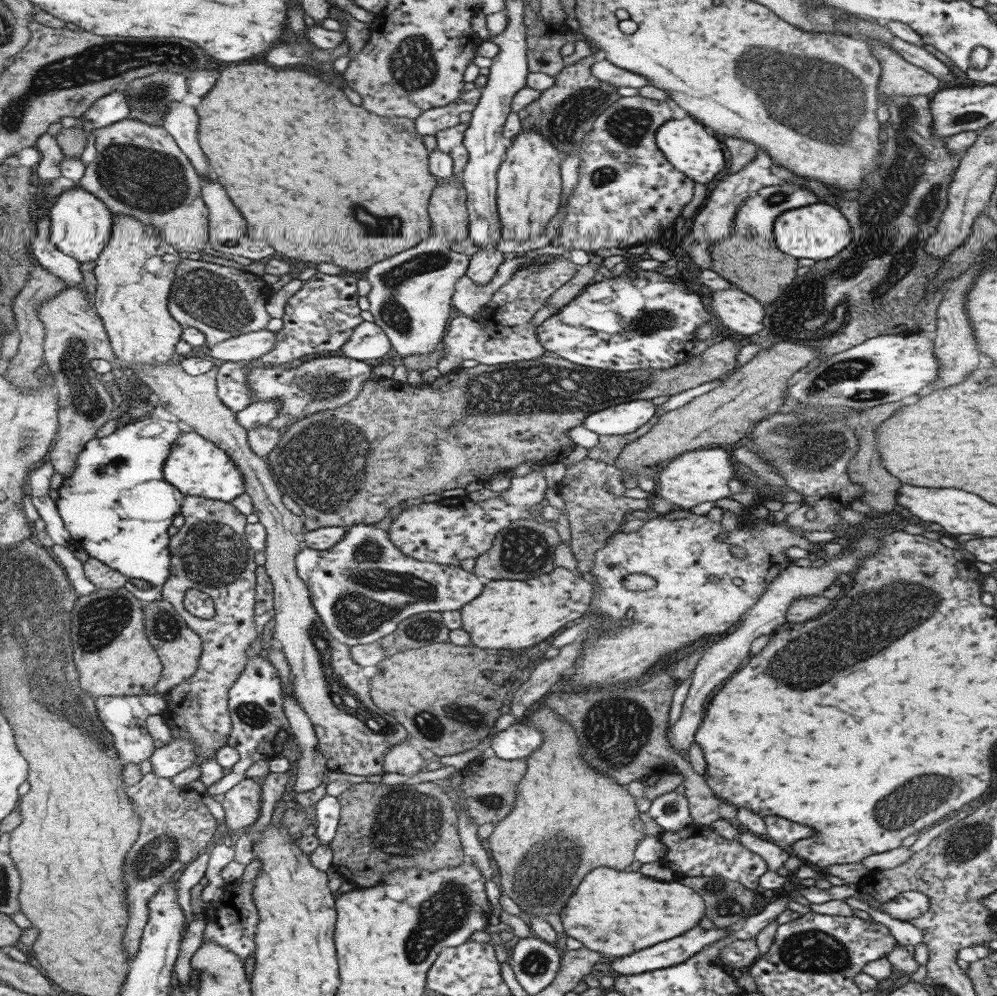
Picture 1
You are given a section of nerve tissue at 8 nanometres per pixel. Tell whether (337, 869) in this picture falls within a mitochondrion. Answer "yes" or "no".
no

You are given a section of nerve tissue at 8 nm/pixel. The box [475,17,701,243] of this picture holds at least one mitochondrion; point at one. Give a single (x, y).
(628, 126)

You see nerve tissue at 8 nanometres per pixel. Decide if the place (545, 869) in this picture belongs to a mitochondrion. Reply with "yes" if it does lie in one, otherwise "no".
yes

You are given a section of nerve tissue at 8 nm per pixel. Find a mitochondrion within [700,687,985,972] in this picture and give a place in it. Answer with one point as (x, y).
(936, 785)

